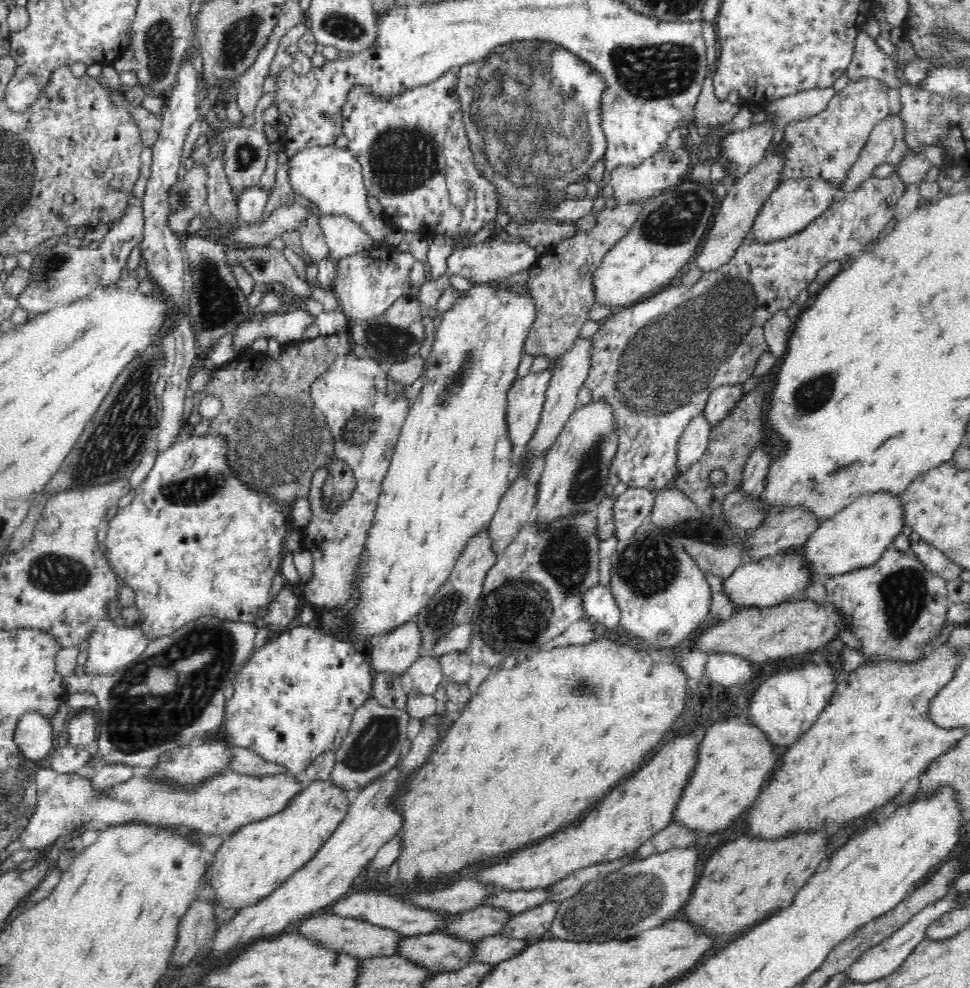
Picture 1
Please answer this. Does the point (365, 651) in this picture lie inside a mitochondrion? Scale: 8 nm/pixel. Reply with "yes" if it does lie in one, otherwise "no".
no

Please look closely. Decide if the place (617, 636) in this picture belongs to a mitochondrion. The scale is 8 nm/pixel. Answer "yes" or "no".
no

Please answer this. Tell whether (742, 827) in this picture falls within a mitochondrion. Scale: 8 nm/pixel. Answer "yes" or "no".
no

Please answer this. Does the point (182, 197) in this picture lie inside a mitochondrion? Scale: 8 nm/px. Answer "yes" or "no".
yes

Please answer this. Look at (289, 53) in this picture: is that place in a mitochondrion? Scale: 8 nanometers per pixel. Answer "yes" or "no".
no

